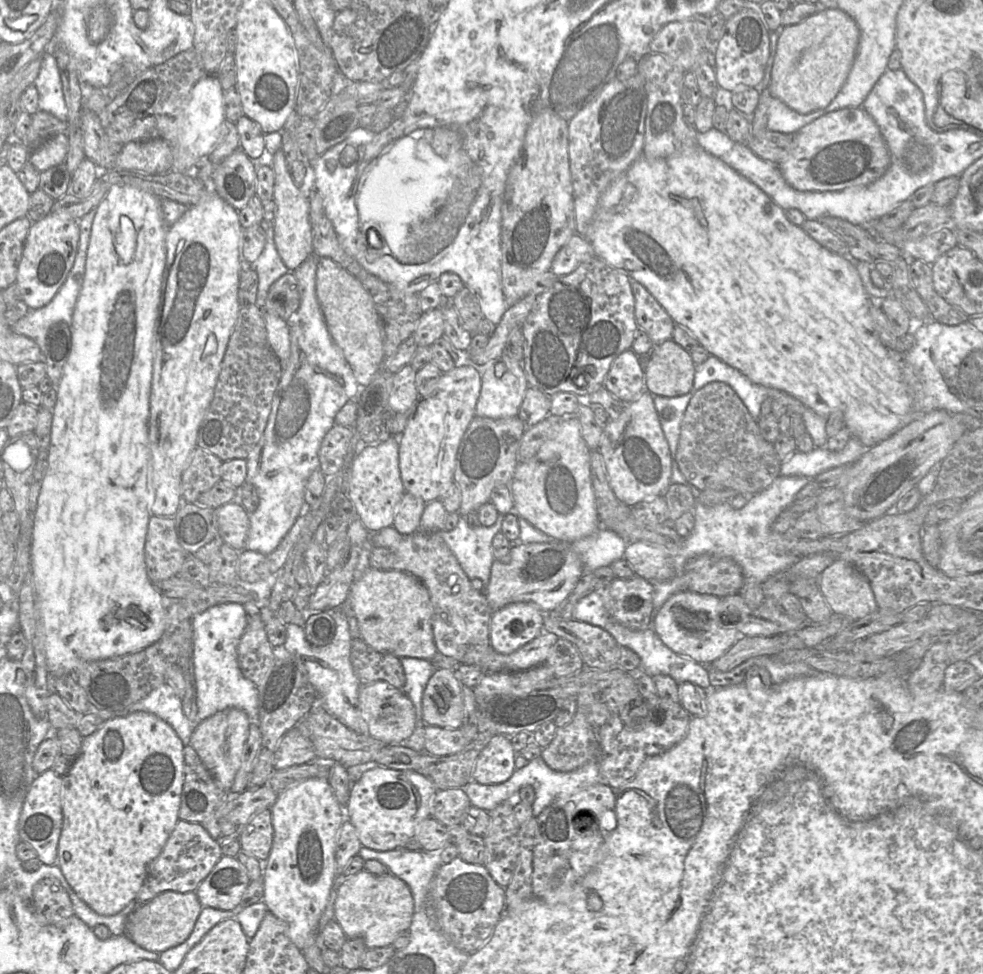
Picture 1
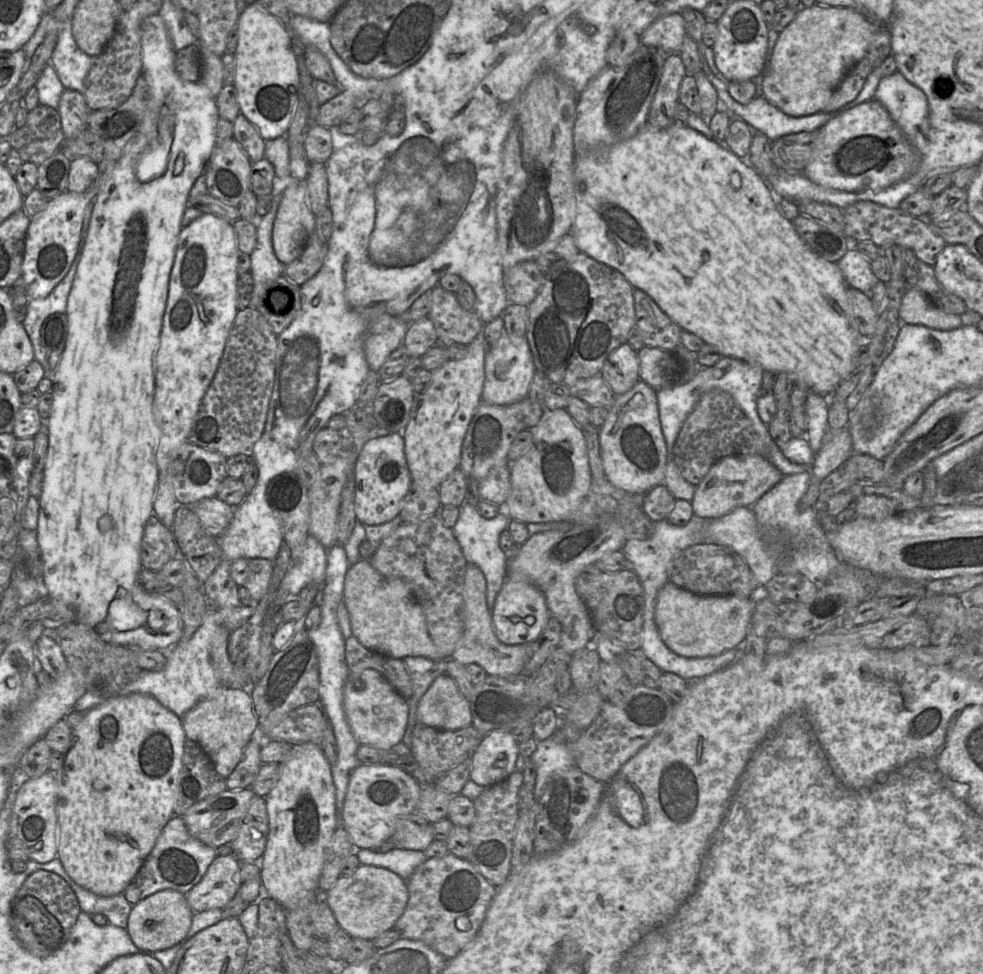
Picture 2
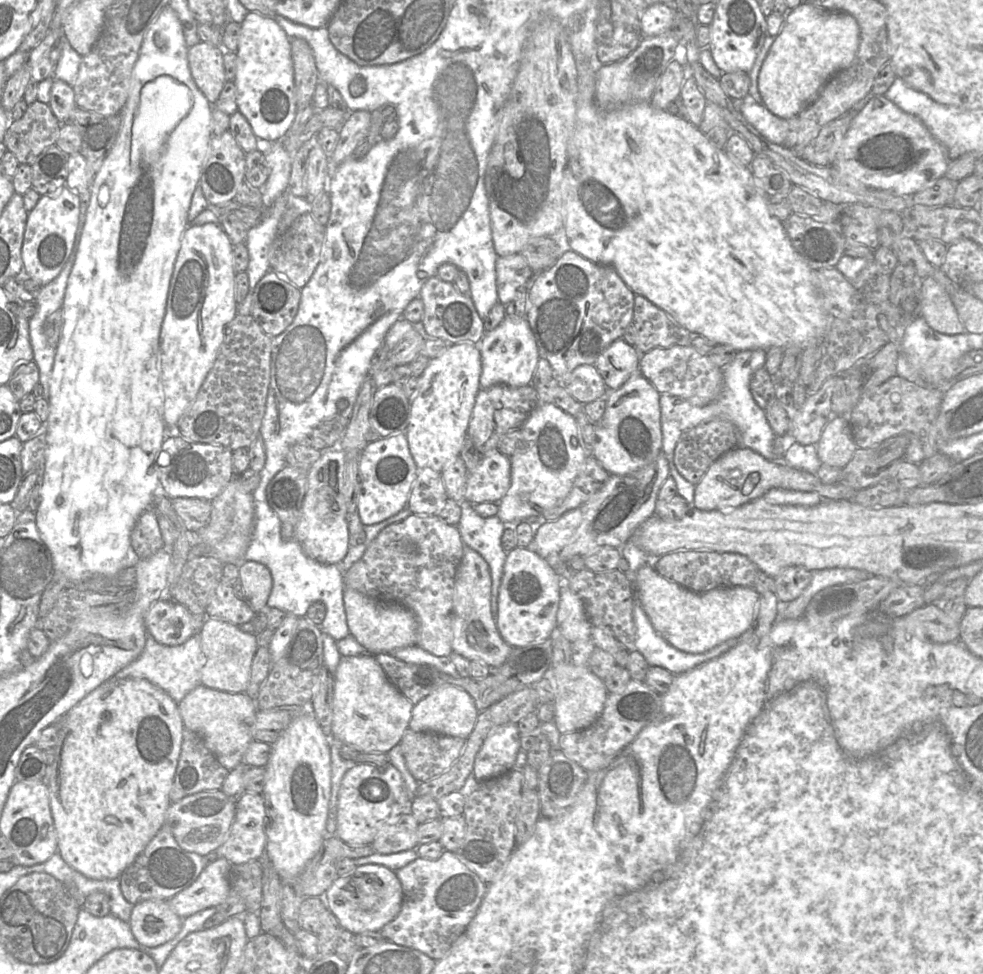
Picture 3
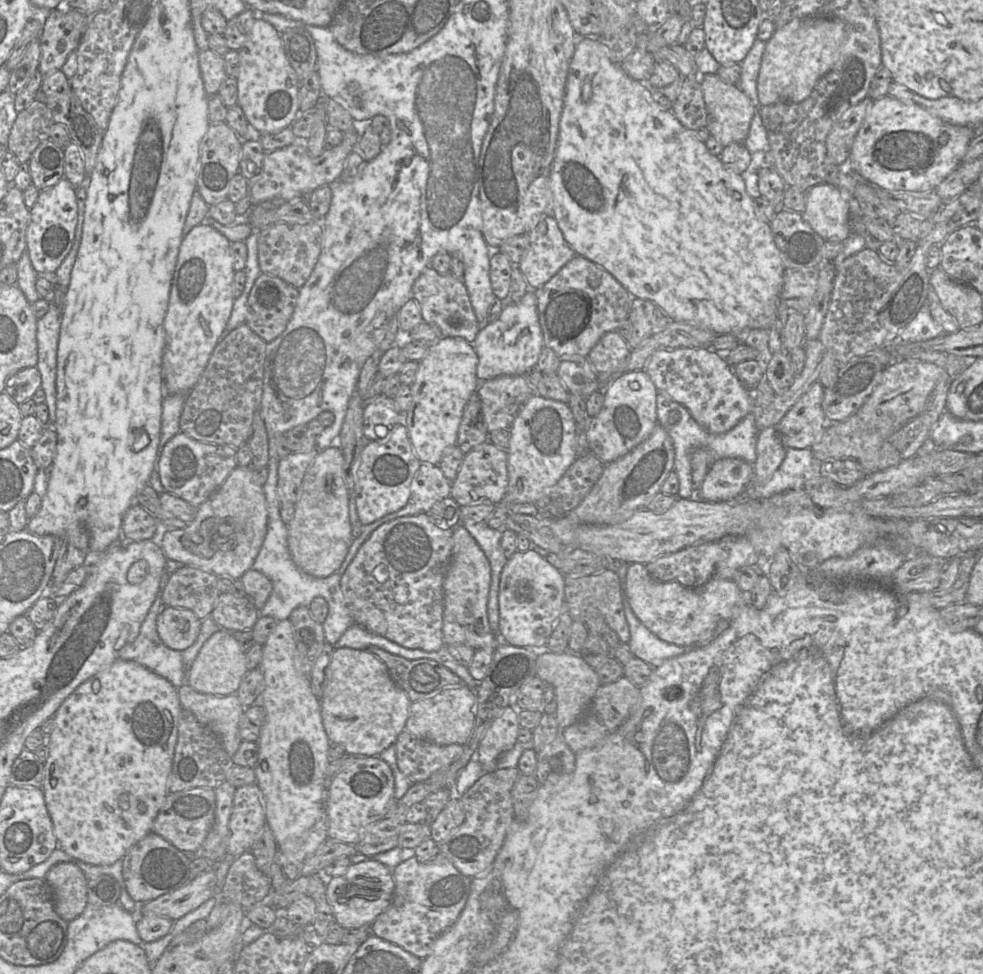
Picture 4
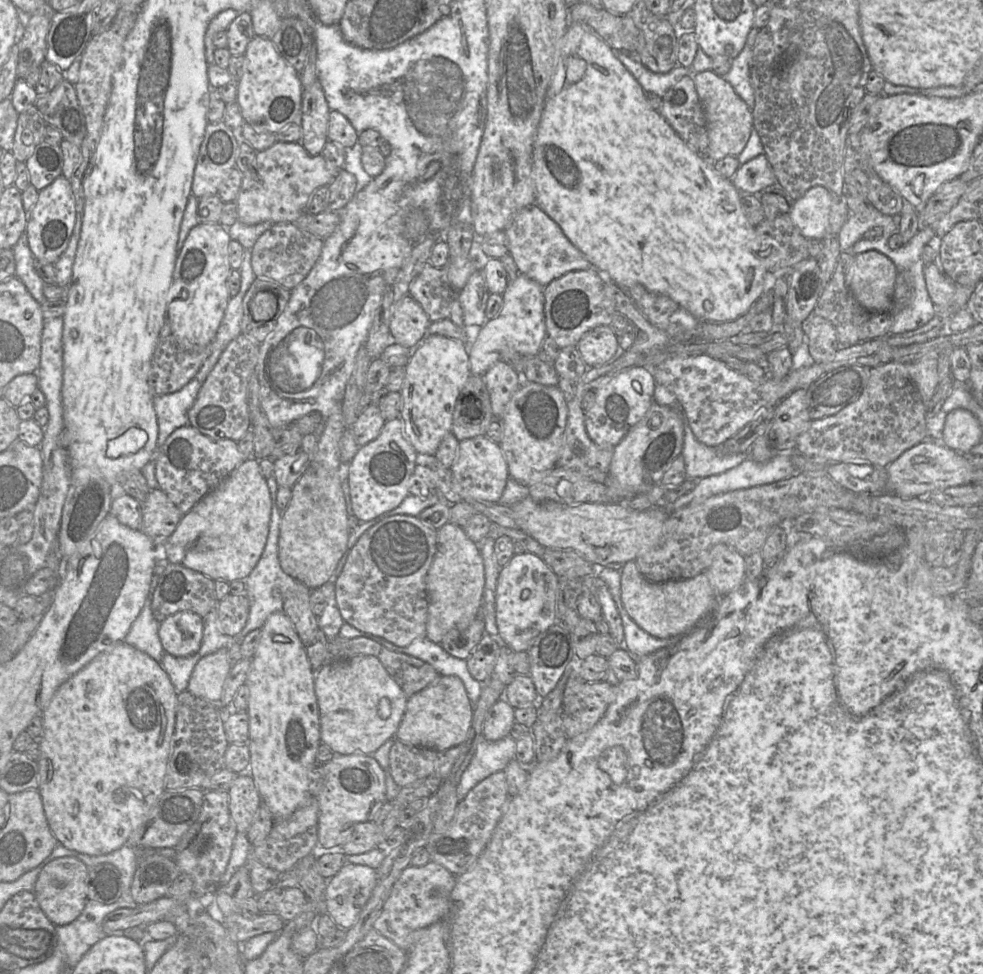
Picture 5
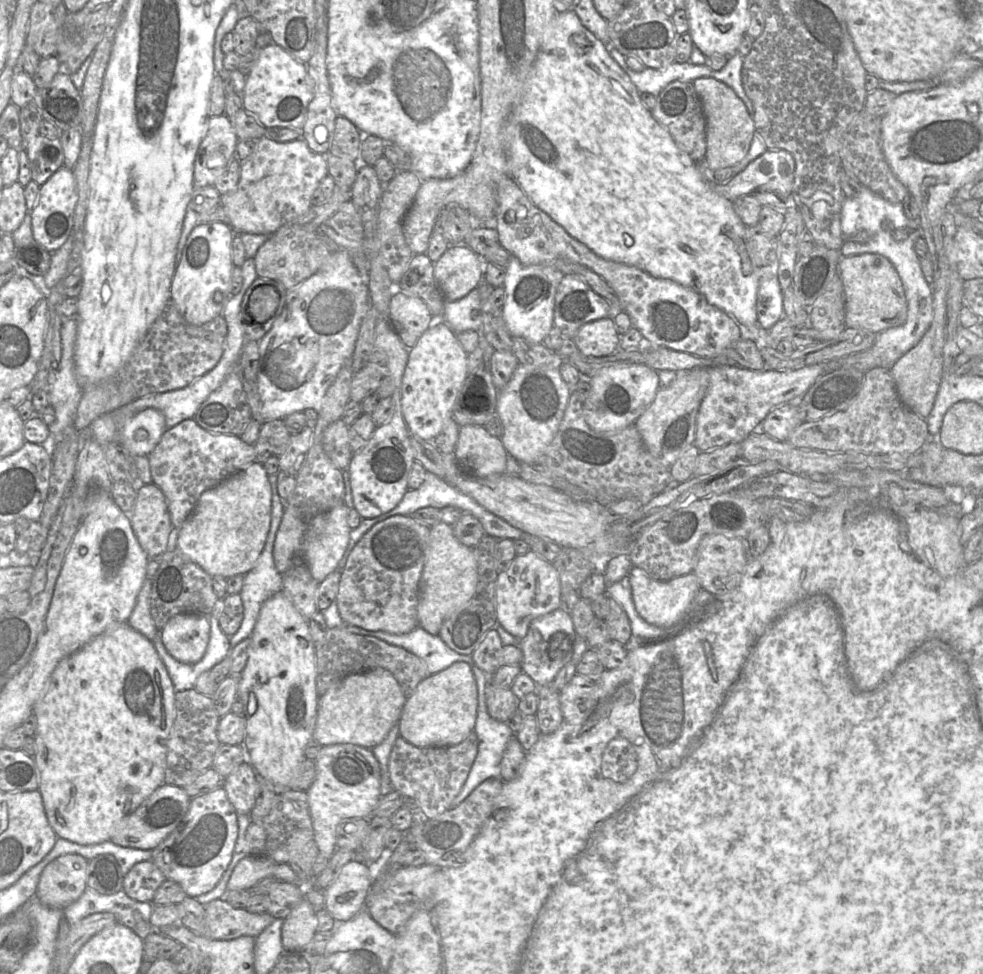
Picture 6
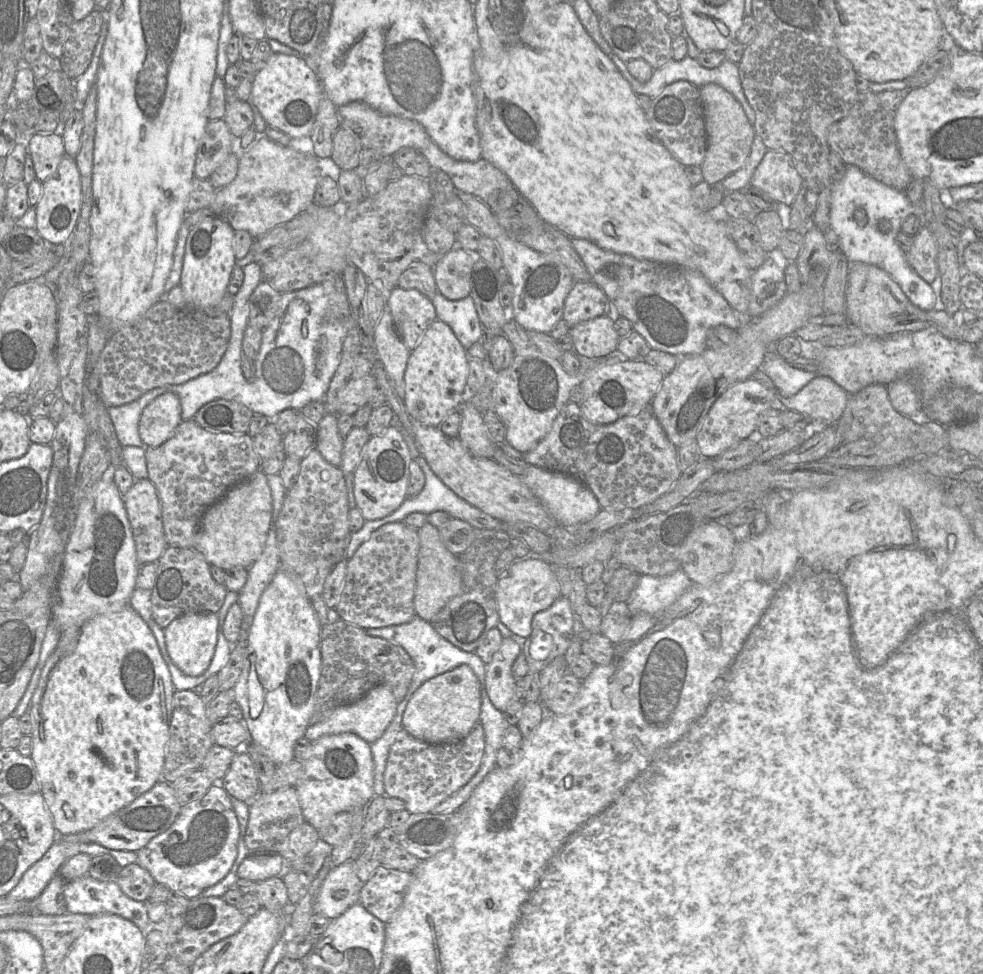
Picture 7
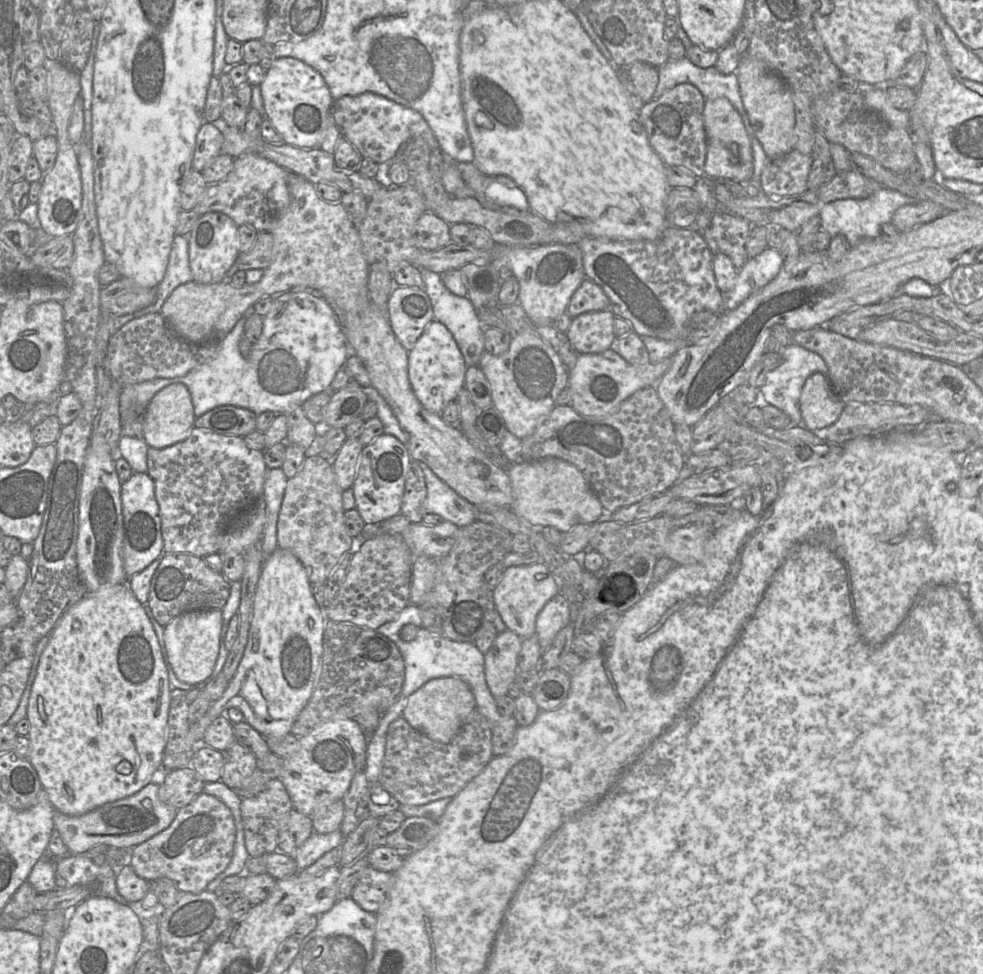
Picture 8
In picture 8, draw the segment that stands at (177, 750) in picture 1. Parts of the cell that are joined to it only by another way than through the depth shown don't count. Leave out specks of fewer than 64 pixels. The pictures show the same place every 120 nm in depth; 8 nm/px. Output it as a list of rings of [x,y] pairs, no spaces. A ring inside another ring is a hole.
[[[127,582],[100,589],[87,595],[69,607],[50,633],[49,642],[41,654],[37,673],[32,685],[27,719],[30,723],[28,738],[30,751],[28,760],[35,768],[42,788],[47,792],[53,808],[69,816],[85,814],[106,803],[131,796],[160,776],[163,754],[166,746],[170,693],[172,686],[162,657],[154,628],[145,613],[144,606],[138,601],[128,587]]]

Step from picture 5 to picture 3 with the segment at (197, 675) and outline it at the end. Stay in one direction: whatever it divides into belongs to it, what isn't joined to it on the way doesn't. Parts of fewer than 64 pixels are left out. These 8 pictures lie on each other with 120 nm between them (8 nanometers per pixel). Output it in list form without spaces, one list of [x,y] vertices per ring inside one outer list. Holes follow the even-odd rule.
[[[207,617],[200,629],[200,639],[205,656],[201,685],[228,693],[245,692],[250,680],[252,659],[258,648],[256,637],[249,632],[243,632],[237,625]]]

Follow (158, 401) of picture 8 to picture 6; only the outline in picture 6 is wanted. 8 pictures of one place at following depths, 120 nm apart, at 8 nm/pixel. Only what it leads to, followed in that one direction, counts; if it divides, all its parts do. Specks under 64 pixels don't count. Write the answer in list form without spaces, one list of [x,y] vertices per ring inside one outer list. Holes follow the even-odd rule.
[[[153,408],[126,419],[120,427],[120,444],[133,456],[148,456],[167,430],[164,414]]]

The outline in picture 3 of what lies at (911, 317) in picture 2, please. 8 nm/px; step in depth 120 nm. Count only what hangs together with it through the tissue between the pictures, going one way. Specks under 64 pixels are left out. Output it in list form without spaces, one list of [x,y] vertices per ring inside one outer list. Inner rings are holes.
[[[931,277],[925,278],[921,287],[920,317],[932,330],[941,334],[966,332],[949,294]]]

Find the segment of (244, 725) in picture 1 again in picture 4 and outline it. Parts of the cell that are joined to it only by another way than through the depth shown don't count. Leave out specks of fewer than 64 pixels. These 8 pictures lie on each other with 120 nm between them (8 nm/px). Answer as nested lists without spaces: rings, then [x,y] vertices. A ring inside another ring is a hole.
[[[185,683],[178,688],[178,697],[182,709],[192,712],[200,723],[215,733],[227,754],[233,757],[242,742],[239,720],[245,710],[237,695],[203,694]]]

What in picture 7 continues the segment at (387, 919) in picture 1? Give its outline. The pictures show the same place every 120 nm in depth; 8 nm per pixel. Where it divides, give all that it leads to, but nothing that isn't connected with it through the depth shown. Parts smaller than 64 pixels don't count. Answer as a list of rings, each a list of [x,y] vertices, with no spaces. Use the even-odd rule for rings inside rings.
[[[355,860],[334,867],[325,878],[315,903],[315,913],[333,920],[359,903],[362,883],[356,875]]]

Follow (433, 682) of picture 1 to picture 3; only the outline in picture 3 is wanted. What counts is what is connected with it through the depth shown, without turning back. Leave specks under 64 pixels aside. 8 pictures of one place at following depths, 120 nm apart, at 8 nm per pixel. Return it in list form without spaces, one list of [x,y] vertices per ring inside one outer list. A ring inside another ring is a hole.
[[[442,685],[413,706],[408,728],[415,732],[432,732],[467,740],[478,713],[474,700],[466,691],[453,685]]]

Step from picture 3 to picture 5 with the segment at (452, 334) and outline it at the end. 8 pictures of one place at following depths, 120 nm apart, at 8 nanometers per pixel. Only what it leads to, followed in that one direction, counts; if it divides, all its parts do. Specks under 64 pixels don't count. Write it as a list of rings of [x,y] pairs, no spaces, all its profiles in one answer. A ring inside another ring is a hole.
[[[427,262],[410,283],[409,295],[421,305],[430,321],[449,319],[459,327],[465,326],[463,310],[459,301],[459,291],[450,284],[445,267],[436,268]]]

